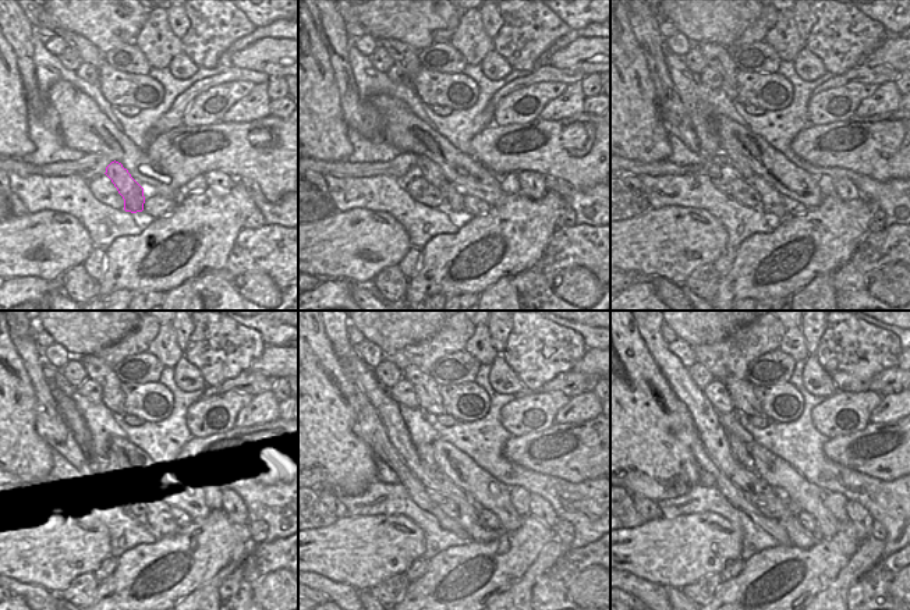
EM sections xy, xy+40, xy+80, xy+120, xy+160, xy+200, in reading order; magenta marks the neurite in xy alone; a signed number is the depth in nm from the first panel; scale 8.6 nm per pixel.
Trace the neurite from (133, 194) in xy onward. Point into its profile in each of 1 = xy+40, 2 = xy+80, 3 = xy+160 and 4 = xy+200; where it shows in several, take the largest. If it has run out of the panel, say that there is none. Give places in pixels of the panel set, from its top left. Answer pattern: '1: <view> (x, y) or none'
1: xy+40 (431, 171)
2: xy+80 (736, 160)
3: xy+160 (425, 451)
4: xy+200 (739, 449)

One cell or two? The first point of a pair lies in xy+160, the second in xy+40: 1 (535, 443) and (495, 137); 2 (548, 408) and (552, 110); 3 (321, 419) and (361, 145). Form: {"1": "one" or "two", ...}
{"1": "one", "2": "two", "3": "two"}

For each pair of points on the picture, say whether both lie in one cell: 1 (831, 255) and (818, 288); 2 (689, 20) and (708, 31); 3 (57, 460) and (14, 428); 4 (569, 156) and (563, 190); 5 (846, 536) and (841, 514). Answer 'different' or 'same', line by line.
1: different
2: same
3: different
4: different
5: different

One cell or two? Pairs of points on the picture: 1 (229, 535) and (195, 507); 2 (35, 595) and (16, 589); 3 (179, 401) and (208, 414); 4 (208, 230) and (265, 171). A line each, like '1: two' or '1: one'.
1: two
2: one
3: two
4: two

